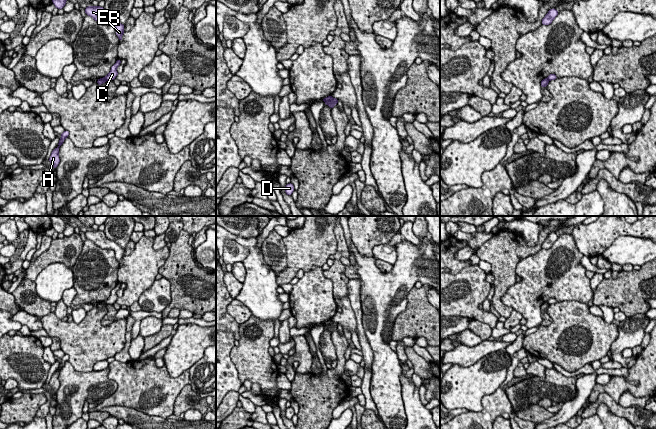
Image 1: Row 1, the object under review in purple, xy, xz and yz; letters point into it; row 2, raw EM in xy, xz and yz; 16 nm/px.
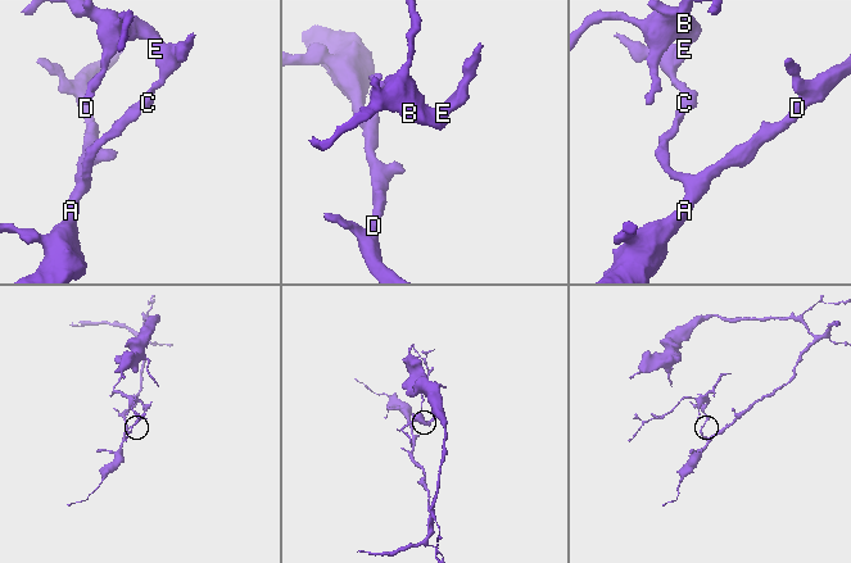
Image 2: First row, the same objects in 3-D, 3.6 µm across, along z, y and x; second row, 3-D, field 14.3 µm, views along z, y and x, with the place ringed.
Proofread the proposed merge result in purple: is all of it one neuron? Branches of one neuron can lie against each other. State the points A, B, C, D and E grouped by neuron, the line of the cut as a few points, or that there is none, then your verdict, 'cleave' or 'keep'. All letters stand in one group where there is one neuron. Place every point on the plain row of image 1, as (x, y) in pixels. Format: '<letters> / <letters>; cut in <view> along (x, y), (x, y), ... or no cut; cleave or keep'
A D / B C E; cut in xz along (331, 321), (325, 326); cleave

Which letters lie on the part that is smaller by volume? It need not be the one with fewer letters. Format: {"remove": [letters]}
{"remove": ["B", "C", "E"]}

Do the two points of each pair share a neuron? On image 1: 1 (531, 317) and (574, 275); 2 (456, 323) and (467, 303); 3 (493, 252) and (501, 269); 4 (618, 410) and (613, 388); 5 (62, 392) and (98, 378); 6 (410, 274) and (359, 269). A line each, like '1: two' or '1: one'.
1: one
2: two
3: one
4: two
5: one
6: one

